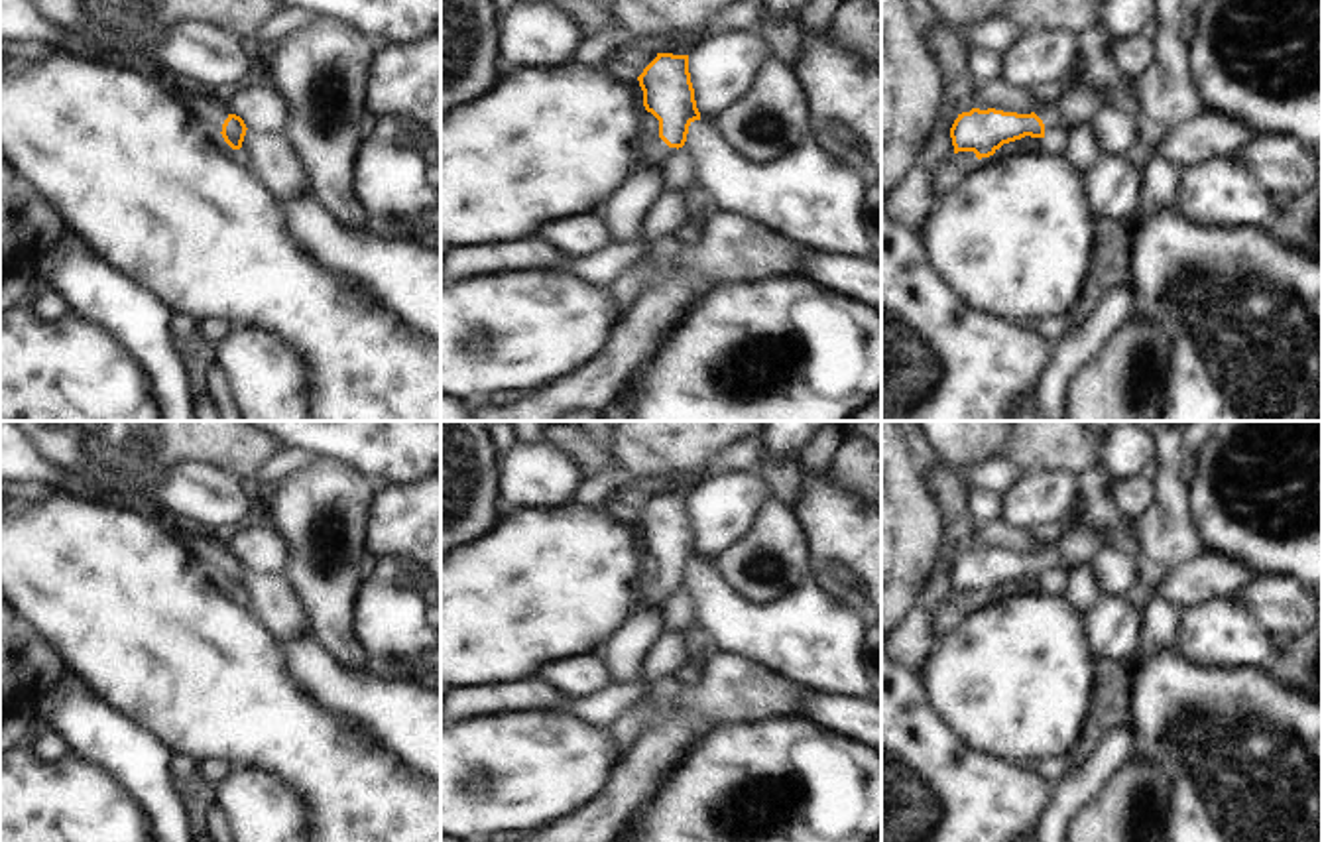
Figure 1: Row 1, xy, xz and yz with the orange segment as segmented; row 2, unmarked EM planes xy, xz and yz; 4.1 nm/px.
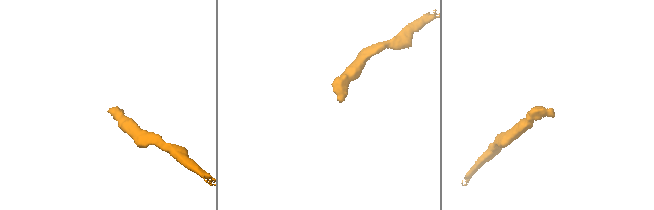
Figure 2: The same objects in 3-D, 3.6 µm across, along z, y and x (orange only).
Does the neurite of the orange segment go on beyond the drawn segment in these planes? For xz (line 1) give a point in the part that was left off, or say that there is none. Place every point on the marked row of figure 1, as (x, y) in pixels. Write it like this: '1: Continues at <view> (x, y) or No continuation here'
1: Continues at xz (656, 152)

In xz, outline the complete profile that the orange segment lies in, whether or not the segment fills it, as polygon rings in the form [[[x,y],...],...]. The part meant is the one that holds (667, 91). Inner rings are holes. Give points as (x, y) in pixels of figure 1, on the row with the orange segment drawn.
[[[657,53],[637,77],[643,106],[659,120],[659,136],[645,140],[633,175],[661,169],[687,142],[689,126],[700,120],[689,73],[689,55]]]

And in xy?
[[[187,89],[177,90],[177,98],[187,104],[210,130],[220,132],[224,142],[232,150],[240,150],[246,124],[240,116],[236,116],[228,104],[220,104],[214,100],[205,89]]]

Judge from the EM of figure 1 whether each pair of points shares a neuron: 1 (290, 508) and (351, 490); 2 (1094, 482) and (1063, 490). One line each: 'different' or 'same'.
1: same
2: different

